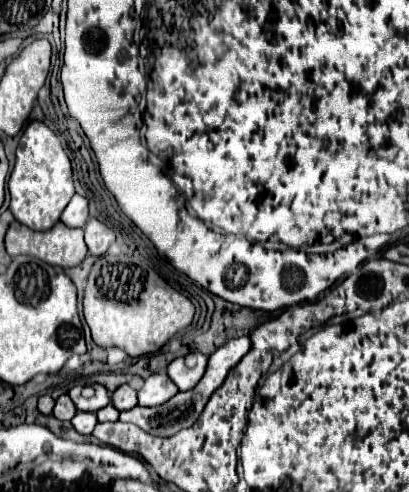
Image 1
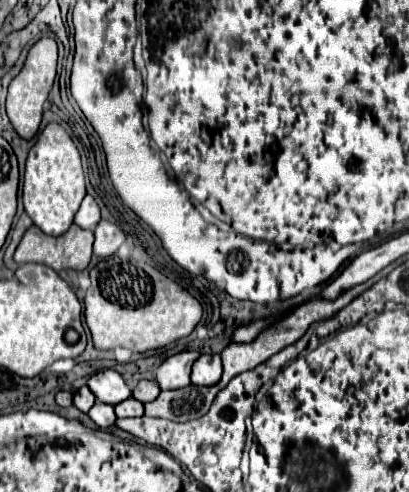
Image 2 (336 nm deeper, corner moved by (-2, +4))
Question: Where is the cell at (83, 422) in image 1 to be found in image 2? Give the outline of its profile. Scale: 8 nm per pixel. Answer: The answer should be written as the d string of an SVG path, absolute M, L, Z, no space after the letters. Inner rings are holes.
M95 402L93 408L89 410L89 418L101 428L101 430L107 430L109 426L113 426L115 422L115 412L113 412L113 406L111 404L105 404L105 402Z

